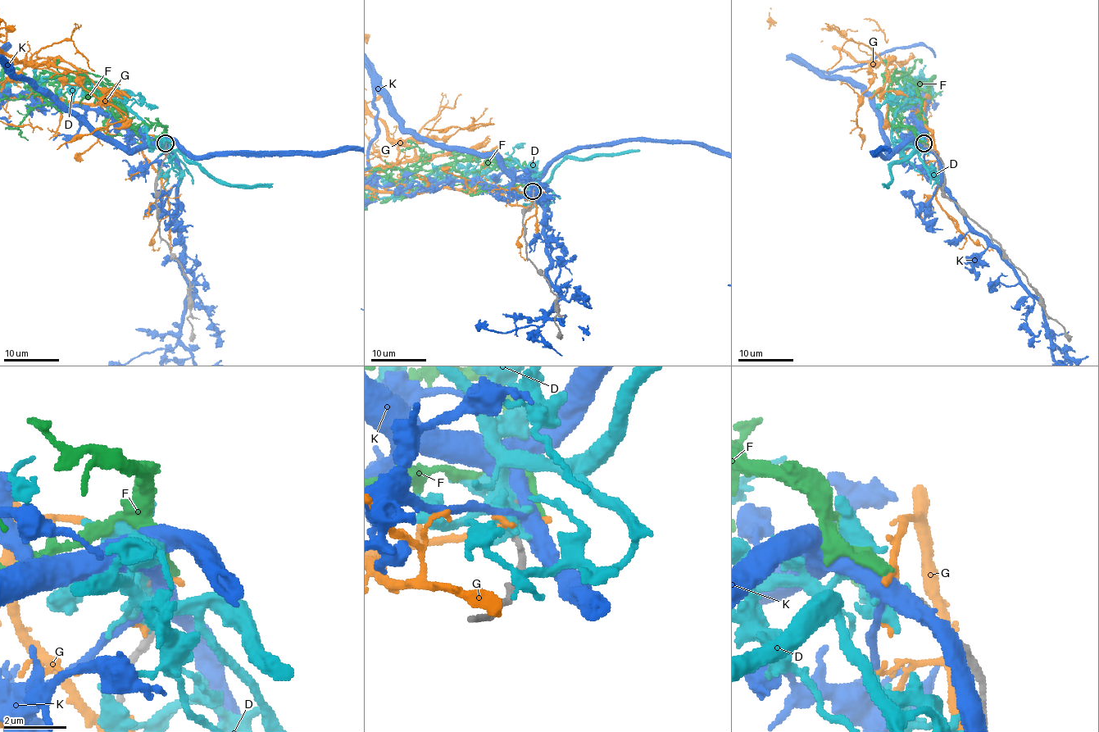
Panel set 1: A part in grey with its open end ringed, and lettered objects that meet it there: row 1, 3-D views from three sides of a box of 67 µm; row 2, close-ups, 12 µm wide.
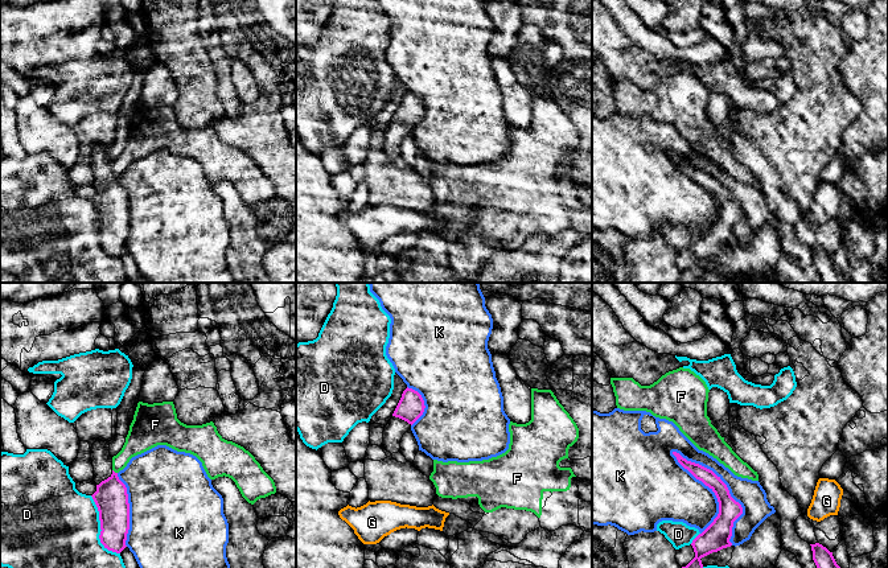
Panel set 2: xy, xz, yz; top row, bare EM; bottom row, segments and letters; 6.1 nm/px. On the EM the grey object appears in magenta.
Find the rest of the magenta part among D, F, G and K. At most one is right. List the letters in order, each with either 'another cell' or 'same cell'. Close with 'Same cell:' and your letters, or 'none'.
D: another cell
F: another cell
G: another cell
K: another cell
Same cell: none

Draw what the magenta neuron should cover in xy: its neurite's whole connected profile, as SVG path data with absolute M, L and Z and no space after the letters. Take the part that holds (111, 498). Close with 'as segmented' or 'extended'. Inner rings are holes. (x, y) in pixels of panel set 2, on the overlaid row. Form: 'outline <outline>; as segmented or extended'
outline M96 440L91 446L94 482L96 491L91 495L100 520L100 543L108 551L120 553L127 546L130 530L130 503L126 485L112 470L110 443Z; extended

